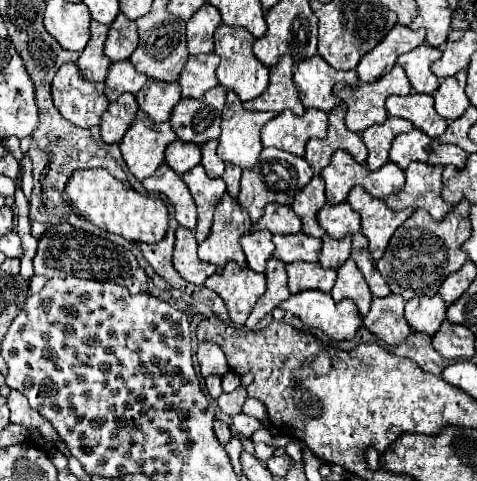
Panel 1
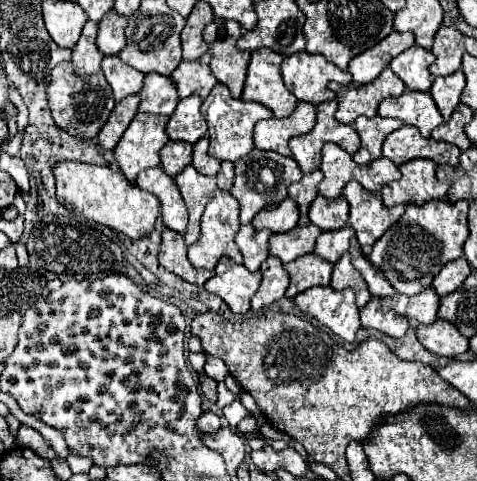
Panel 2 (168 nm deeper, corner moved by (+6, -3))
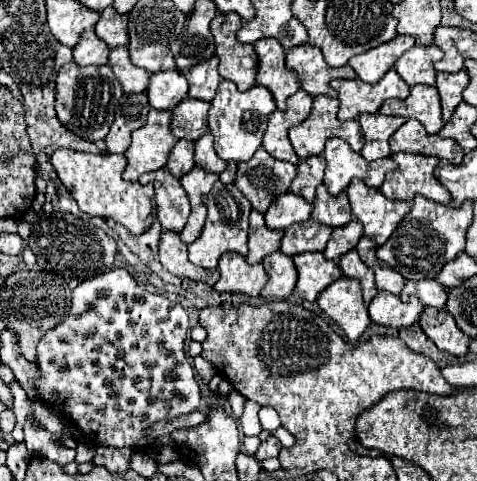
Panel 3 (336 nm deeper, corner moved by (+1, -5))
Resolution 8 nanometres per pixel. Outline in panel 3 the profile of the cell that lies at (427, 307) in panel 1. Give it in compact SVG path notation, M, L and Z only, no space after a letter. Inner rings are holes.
M427 279L427 281L405 283L401 291L401 301L409 301L409 297L417 297L423 307L435 307L437 311L443 311L445 301L447 301L447 291L435 279L433 281Z

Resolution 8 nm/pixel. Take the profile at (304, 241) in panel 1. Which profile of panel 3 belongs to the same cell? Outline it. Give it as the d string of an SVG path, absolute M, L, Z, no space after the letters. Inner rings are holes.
M315 219L293 223L291 227L285 229L285 235L281 239L281 251L289 257L307 251L323 251L331 237L331 231L333 231L331 227L323 223L315 223Z

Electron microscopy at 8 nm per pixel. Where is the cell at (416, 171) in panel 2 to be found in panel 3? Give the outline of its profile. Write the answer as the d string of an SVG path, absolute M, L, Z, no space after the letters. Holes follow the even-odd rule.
M397 153L391 157L399 169L389 173L381 185L381 193L391 201L411 201L415 195L423 195L437 203L449 205L449 191L435 179L433 171L439 163L437 157L417 153Z

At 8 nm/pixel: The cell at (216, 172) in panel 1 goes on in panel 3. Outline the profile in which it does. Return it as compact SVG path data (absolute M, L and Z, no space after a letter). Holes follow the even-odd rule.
M207 133L195 141L195 165L203 167L207 173L221 173L225 169L225 161L217 157L213 149L213 135Z

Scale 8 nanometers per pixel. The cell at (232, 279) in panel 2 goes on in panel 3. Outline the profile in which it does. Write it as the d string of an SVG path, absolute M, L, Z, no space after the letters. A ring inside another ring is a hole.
M225 253L219 259L219 281L213 285L219 293L243 293L249 297L259 297L267 273L263 265L249 265L245 257L237 253Z

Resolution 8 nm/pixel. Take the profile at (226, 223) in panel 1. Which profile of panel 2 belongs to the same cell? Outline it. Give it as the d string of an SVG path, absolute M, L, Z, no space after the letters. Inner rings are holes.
M216 189L212 199L208 201L208 205L204 209L204 215L202 215L202 221L200 221L200 239L194 245L188 247L190 263L194 263L200 269L214 269L222 255L228 255L236 263L242 263L242 253L236 249L236 243L234 243L234 237L240 229L238 215L240 215L238 201L228 191L222 193L222 189Z

